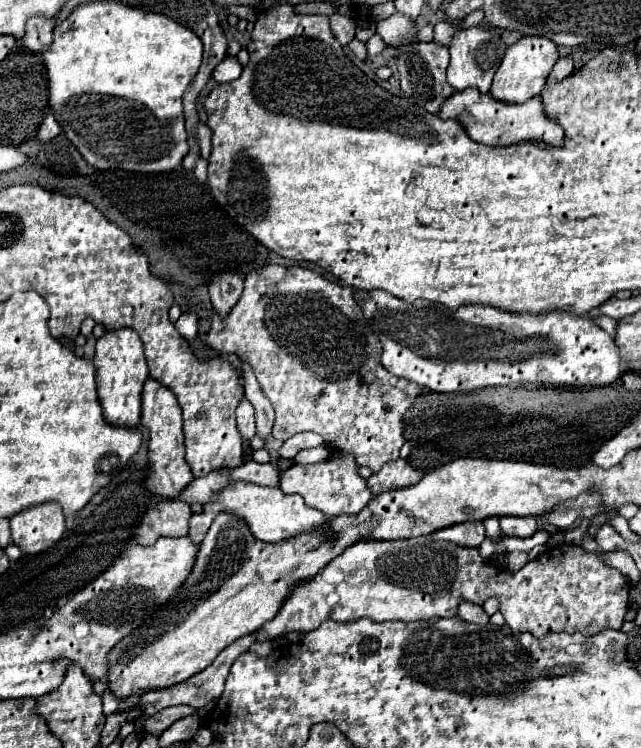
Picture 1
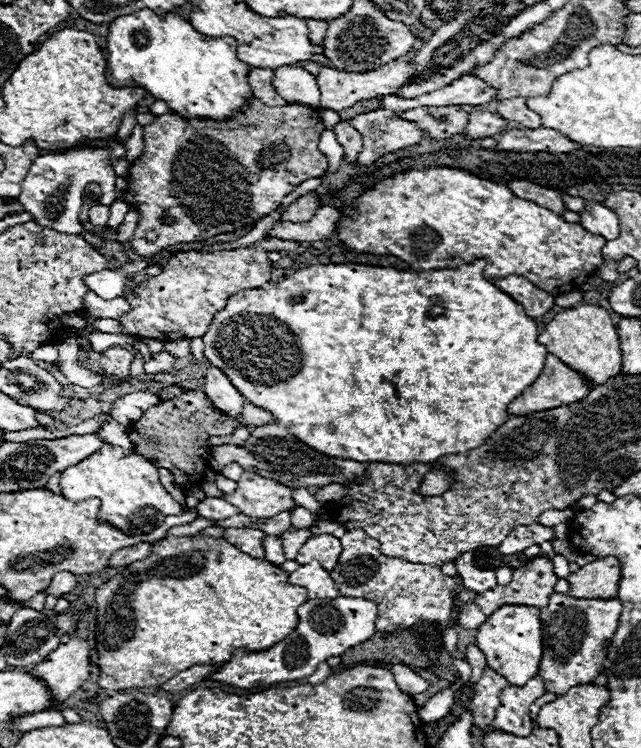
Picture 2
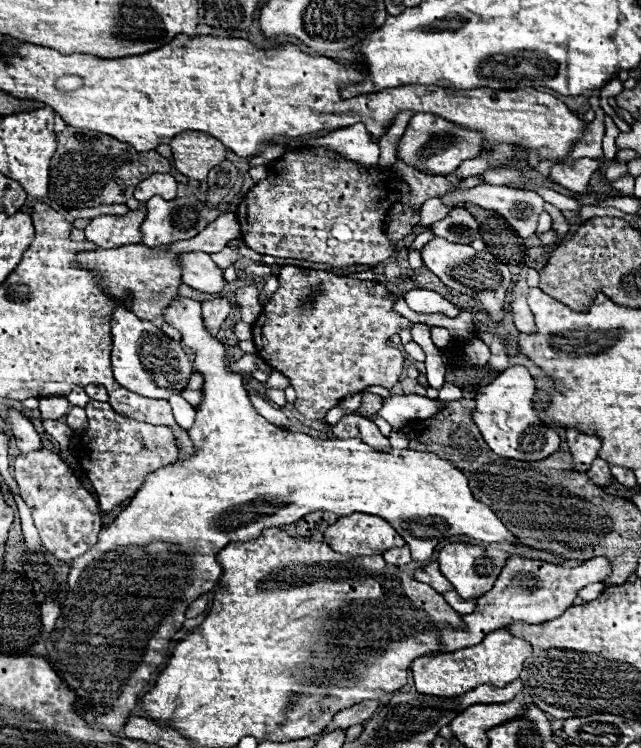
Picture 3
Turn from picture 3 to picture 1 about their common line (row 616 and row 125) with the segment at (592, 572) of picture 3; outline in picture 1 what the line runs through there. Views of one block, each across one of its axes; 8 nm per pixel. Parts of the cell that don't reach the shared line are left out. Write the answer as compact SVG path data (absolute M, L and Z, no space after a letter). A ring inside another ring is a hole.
M464 90L464 92L454 92L446 104L442 104L442 112L438 112L442 120L454 118L458 120L466 134L474 142L482 144L510 144L518 140L544 140L550 146L562 146L564 142L564 132L562 128L550 120L544 110L540 98L530 98L526 104L500 104L494 100L490 94L480 96L478 90Z

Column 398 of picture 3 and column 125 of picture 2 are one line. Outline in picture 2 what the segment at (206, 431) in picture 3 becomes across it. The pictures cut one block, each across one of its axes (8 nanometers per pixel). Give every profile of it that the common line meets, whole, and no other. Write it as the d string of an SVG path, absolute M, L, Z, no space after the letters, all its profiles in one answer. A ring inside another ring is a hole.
M102 446L76 466L66 468L60 474L62 496L68 500L100 498L102 506L98 520L110 522L124 534L148 534L158 528L166 516L182 514L182 506L164 490L158 480L158 468L146 458L124 450L120 446Z

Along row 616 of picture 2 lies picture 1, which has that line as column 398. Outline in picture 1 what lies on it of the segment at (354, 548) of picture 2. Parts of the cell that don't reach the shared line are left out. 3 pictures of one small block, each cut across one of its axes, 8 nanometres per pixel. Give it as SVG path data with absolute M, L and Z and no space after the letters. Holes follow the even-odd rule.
M268 264L248 272L242 298L224 320L214 312L208 344L218 352L236 352L252 364L276 412L272 428L274 438L284 442L298 432L318 432L328 448L354 454L358 464L368 466L372 472L378 472L386 462L398 460L398 452L404 444L402 418L406 410L412 408L422 388L382 368L382 344L374 332L370 332L350 288L342 288L302 266L286 268Z

